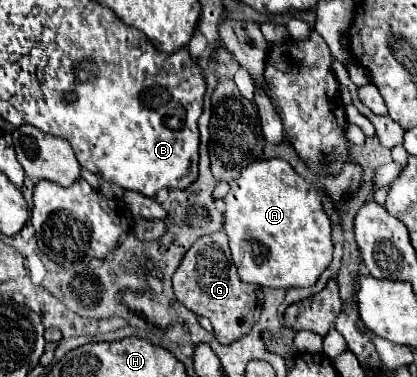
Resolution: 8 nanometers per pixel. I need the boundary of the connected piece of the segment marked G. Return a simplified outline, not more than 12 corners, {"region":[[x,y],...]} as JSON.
{"region":[[223,231],[173,273],[187,309],[229,345],[251,331],[261,289],[239,279]]}

